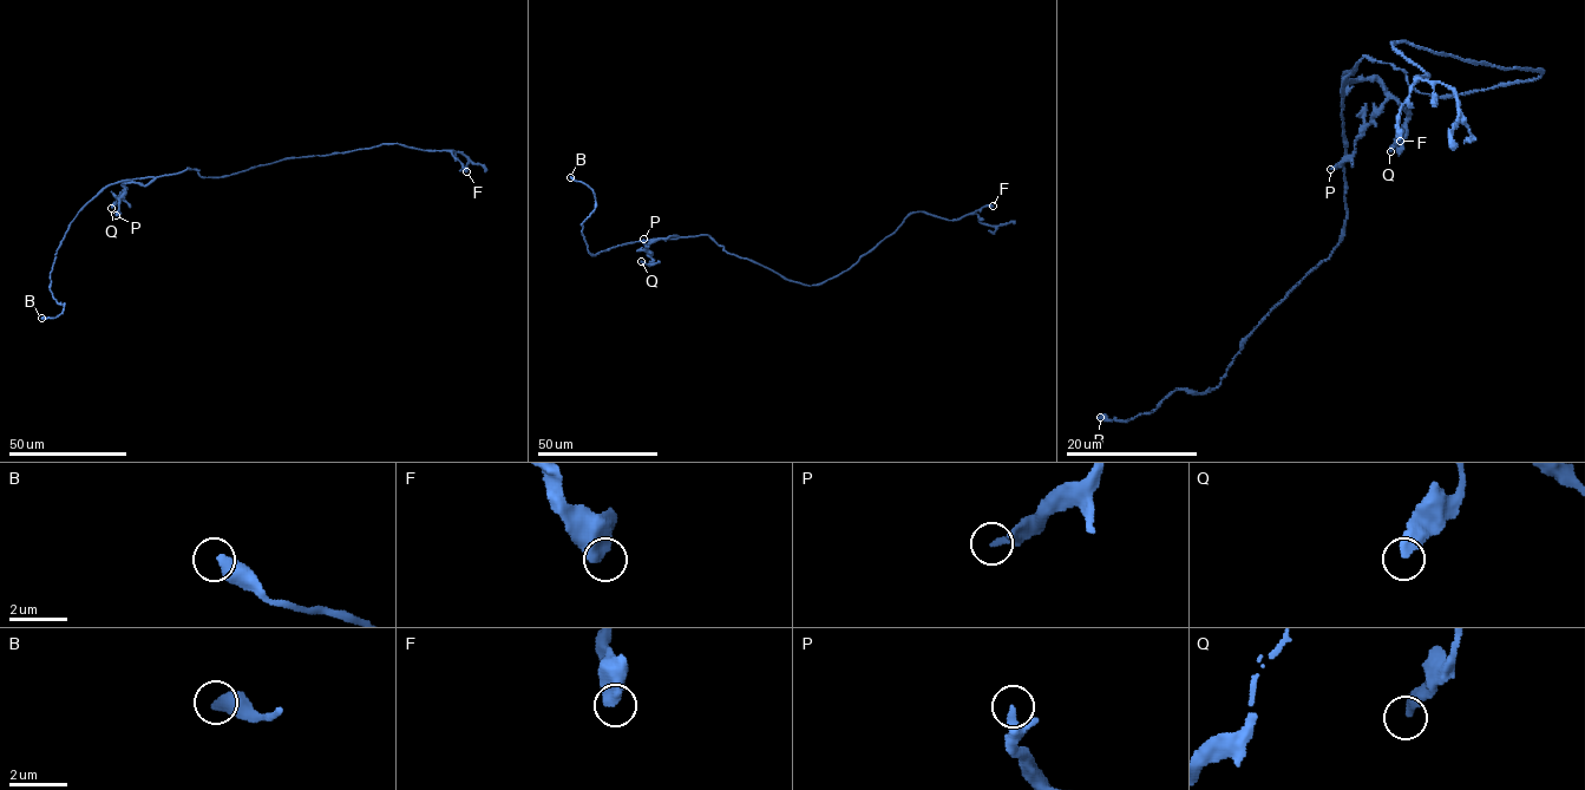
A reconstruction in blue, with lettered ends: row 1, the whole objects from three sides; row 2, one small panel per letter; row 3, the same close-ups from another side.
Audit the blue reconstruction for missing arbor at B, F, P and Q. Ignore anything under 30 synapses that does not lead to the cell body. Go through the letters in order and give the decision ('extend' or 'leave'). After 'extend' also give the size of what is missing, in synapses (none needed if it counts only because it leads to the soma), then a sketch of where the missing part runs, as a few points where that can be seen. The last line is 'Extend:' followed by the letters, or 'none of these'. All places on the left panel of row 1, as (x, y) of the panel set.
B: leave
F: leave
P: leave
Q: leave
Extend: none of these

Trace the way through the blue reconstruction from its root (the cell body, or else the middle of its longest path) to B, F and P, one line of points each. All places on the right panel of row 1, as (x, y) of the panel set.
B: (1423, 93), (1389, 63), (1344, 71), (1338, 245), (1218, 386), (1100, 417)
F: (1423, 93), (1464, 95), (1543, 74), (1393, 43), (1428, 73), (1418, 77), (1401, 106), (1400, 141)
P: (1423, 93), (1389, 63), (1358, 60), (1342, 91), (1344, 83), (1376, 80), (1387, 102), (1354, 151), (1330, 169)

